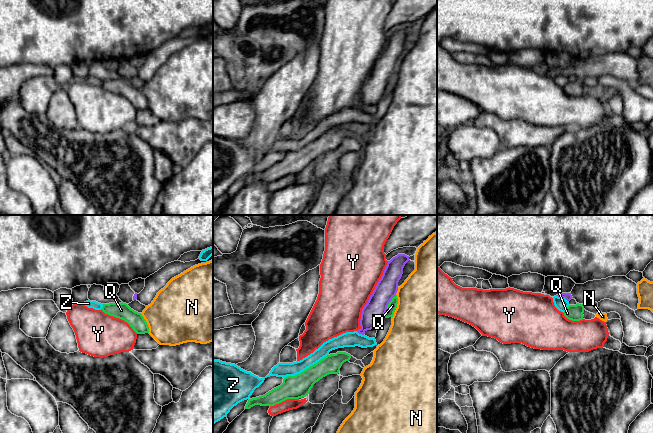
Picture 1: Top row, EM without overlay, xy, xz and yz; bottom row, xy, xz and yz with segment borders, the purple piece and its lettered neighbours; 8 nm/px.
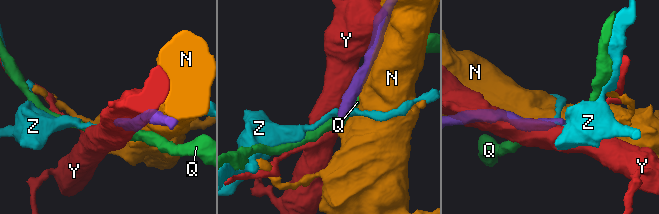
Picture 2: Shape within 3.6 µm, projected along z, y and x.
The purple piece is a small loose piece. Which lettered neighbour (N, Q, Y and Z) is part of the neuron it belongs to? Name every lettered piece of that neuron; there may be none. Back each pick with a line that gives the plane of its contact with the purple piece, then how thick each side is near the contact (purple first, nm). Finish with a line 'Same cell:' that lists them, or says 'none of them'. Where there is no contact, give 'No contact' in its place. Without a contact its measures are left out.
Same cell: none of them

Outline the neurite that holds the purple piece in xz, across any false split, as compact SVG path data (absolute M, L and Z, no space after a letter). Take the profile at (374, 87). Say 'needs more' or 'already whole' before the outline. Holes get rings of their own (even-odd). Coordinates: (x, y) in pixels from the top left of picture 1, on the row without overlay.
already whole | M398 30L388 37L381 55L362 85L361 104L357 106L359 110L364 111L367 106L376 105L382 98L389 78L398 67L398 58L408 37L409 32L405 30Z

